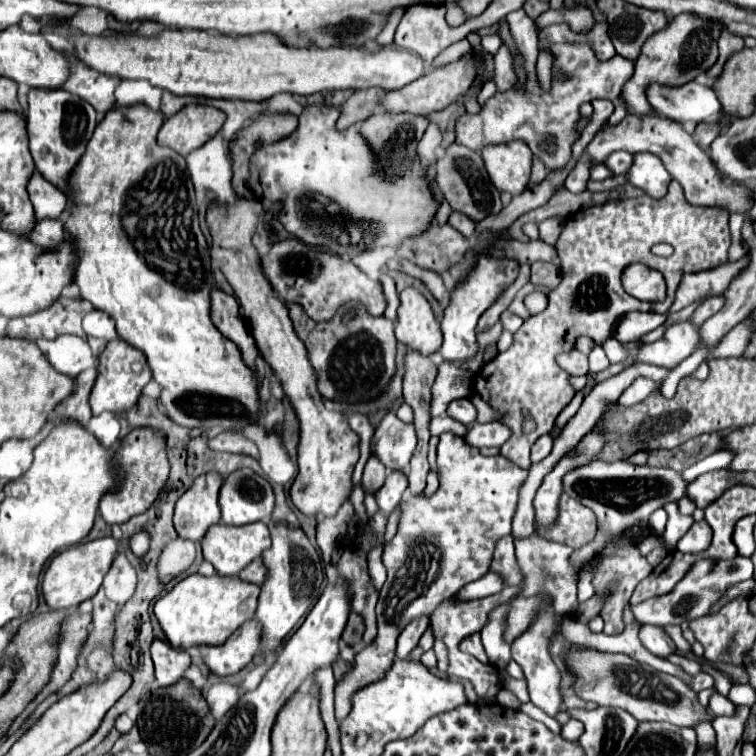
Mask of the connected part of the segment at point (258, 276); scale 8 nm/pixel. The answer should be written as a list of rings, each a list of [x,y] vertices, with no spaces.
[[[240,198],[234,208],[212,206],[206,220],[212,230],[212,258],[222,262],[222,272],[234,288],[256,346],[272,372],[280,378],[282,390],[300,422],[298,476],[290,488],[292,504],[306,516],[336,516],[344,498],[352,490],[352,470],[360,458],[360,438],[342,420],[340,412],[326,410],[322,396],[316,390],[314,370],[310,368],[306,348],[292,328],[288,306],[276,296],[268,278],[262,276],[262,262],[252,244],[252,234],[262,224],[262,202]]]

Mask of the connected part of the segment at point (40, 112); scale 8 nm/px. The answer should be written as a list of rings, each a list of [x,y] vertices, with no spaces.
[[[30,88],[28,90],[28,112],[26,112],[26,128],[30,136],[30,154],[34,158],[36,170],[42,172],[46,180],[58,186],[62,192],[68,194],[66,176],[70,168],[78,162],[82,152],[86,150],[88,140],[96,128],[96,110],[86,104],[76,94],[70,94],[64,88],[58,90],[42,90]]]

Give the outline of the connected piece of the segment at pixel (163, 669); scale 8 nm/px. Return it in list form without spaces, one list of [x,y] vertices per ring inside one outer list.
[[[162,640],[152,642],[152,660],[156,666],[156,680],[160,686],[176,684],[190,666],[188,652],[178,650]]]

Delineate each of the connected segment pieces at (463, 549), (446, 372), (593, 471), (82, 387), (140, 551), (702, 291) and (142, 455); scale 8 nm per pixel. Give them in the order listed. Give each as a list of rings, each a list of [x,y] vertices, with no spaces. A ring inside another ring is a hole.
[[[452,432],[440,434],[438,442],[438,478],[440,488],[434,496],[408,496],[402,506],[402,518],[398,524],[396,536],[384,544],[382,562],[388,568],[388,578],[380,590],[376,616],[378,616],[378,634],[370,646],[366,646],[360,654],[356,654],[354,668],[350,674],[346,674],[336,684],[336,720],[342,722],[344,716],[348,716],[352,704],[350,696],[364,688],[366,684],[372,684],[376,678],[382,678],[386,668],[394,662],[394,648],[398,634],[410,624],[410,620],[416,620],[420,616],[430,616],[444,600],[452,598],[464,584],[470,580],[478,580],[484,576],[490,568],[492,552],[496,542],[502,536],[508,536],[512,530],[512,518],[516,512],[520,488],[528,478],[528,470],[520,468],[512,460],[504,456],[482,456],[478,448],[468,446],[460,436]]]
[[[440,364],[438,376],[432,384],[430,416],[446,412],[448,404],[456,398],[466,398],[472,392],[472,372],[454,368],[454,364]]]
[[[598,462],[588,464],[588,468],[578,468],[578,472],[566,474],[566,494],[580,504],[594,510],[598,516],[598,536],[592,540],[596,554],[608,544],[608,538],[622,534],[628,526],[646,526],[654,510],[662,508],[666,502],[678,502],[686,496],[686,484],[680,472],[668,468],[648,468],[634,466],[630,462]]]
[[[92,366],[76,376],[74,392],[56,406],[54,418],[50,418],[48,426],[52,426],[54,420],[58,420],[58,416],[70,416],[72,420],[78,420],[80,424],[88,424],[88,420],[92,418],[92,412],[88,406],[88,394],[92,390],[92,382],[96,380],[96,376],[98,376],[98,366]]]
[[[140,530],[140,532],[130,536],[126,546],[134,552],[134,556],[138,556],[142,560],[148,554],[148,550],[150,550],[150,534],[146,530]]]
[[[750,254],[742,256],[736,262],[728,262],[724,266],[706,270],[706,272],[698,272],[698,274],[690,274],[686,276],[686,280],[682,280],[682,284],[678,286],[678,296],[674,300],[674,308],[670,308],[670,312],[682,310],[702,298],[710,298],[710,296],[718,296],[722,292],[728,290],[730,282],[750,264]]]
[[[152,428],[132,430],[126,438],[122,438],[118,442],[116,460],[118,460],[120,468],[124,468],[124,480],[118,488],[114,488],[114,492],[108,492],[108,496],[104,496],[100,500],[100,514],[106,524],[110,524],[110,526],[124,524],[132,516],[146,512],[146,508],[150,508],[150,504],[156,500],[156,496],[162,490],[162,484],[166,482],[166,476],[170,472],[164,444],[166,444],[166,440],[164,440],[162,432],[152,430]]]

